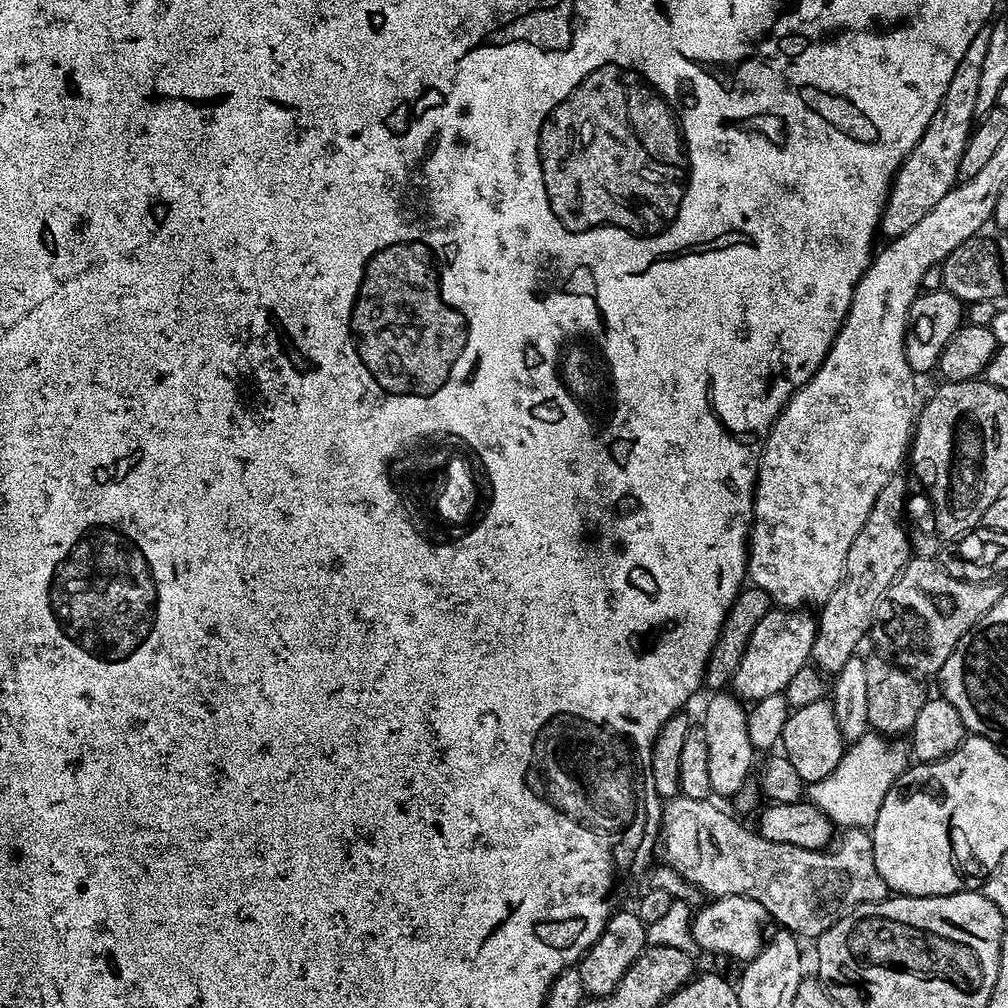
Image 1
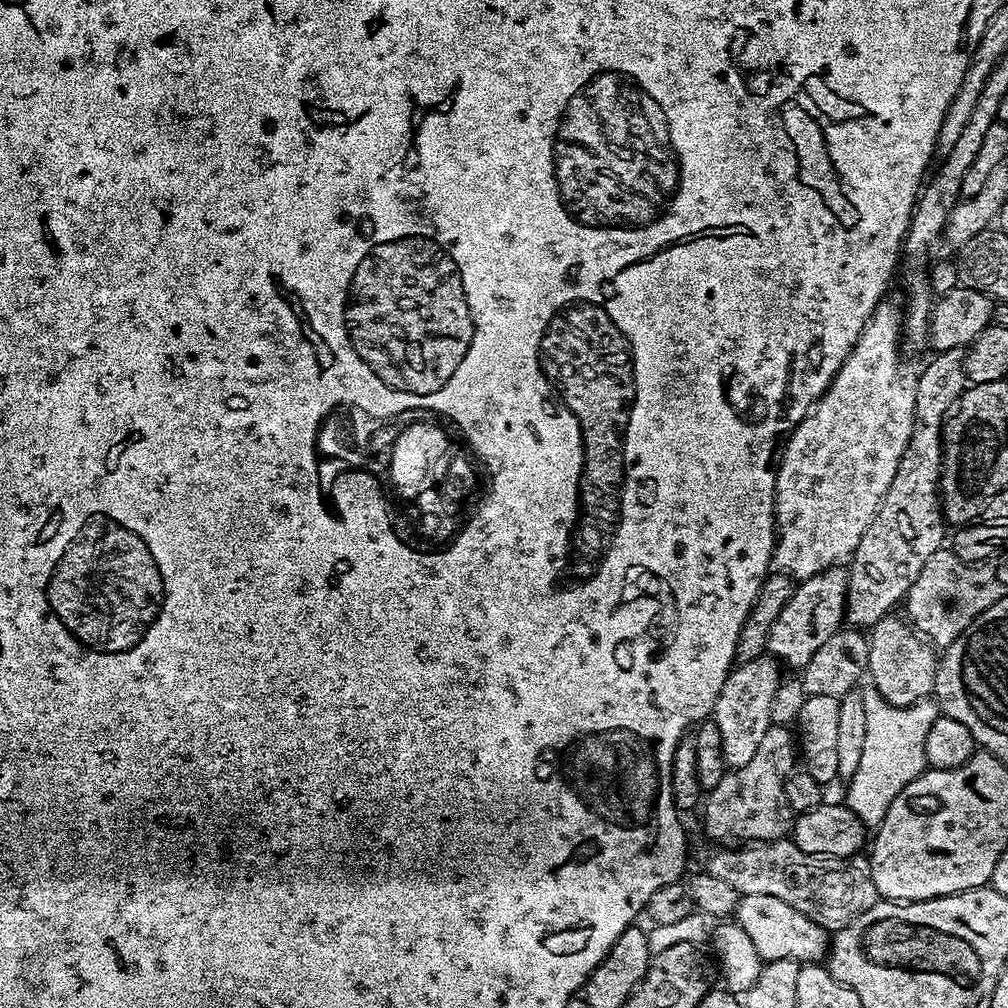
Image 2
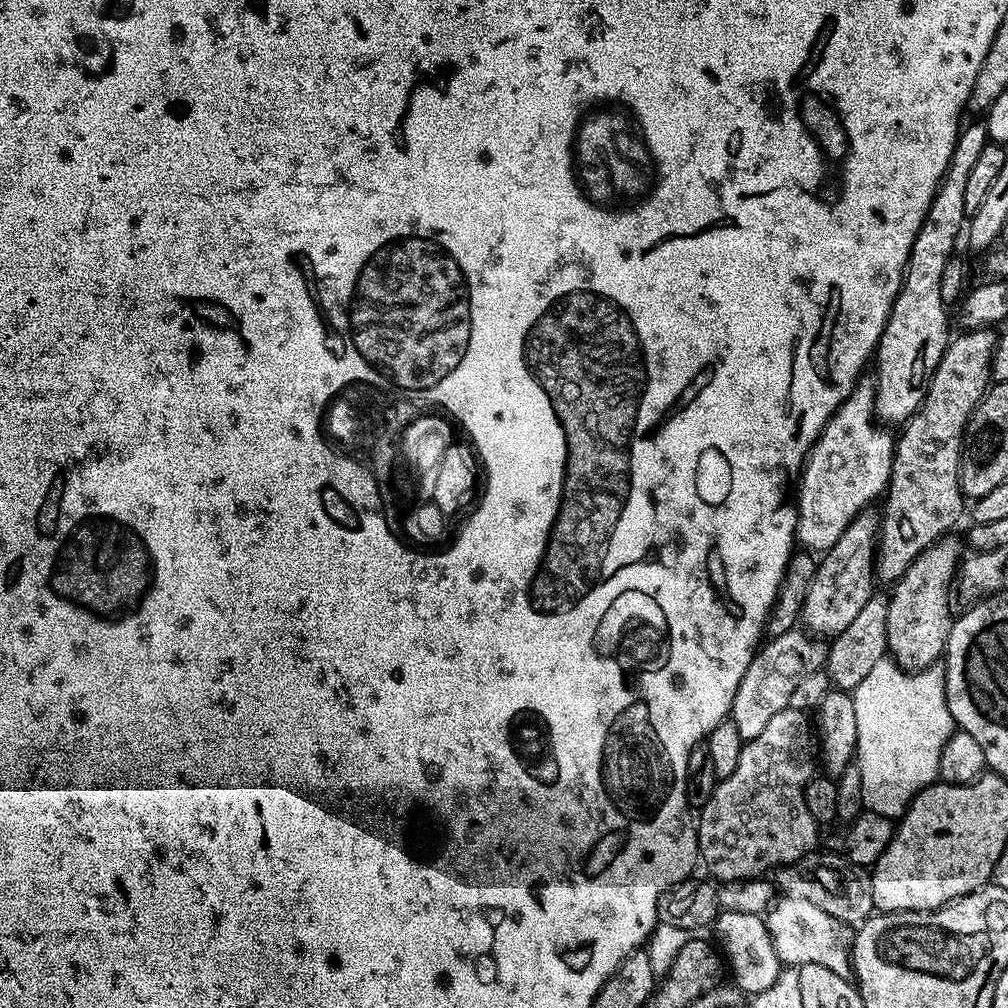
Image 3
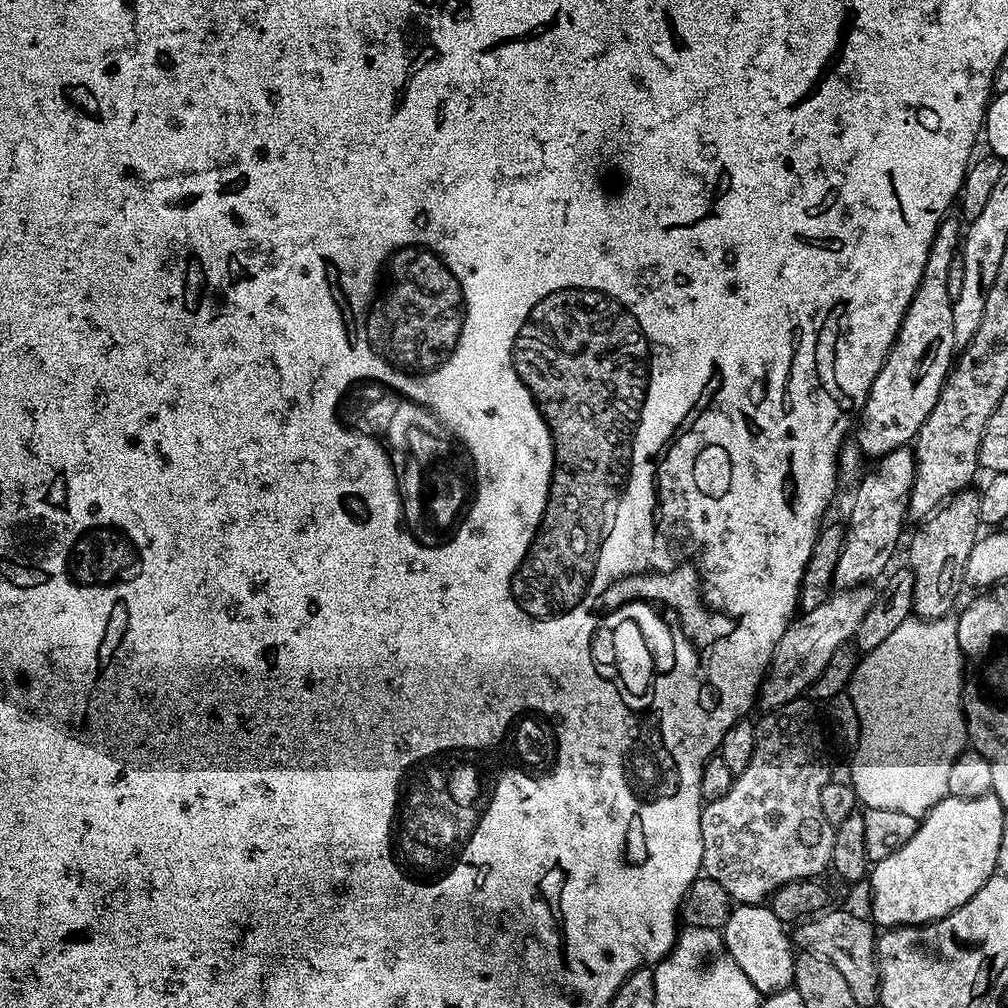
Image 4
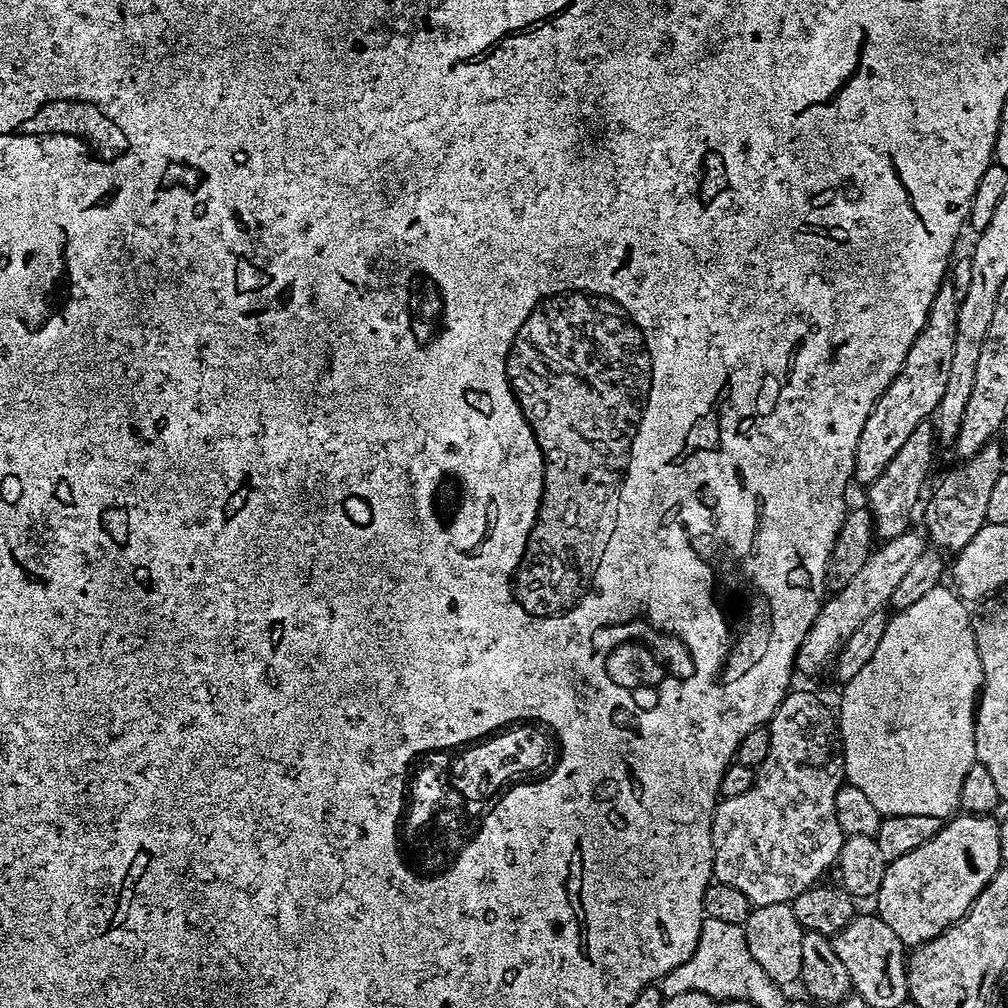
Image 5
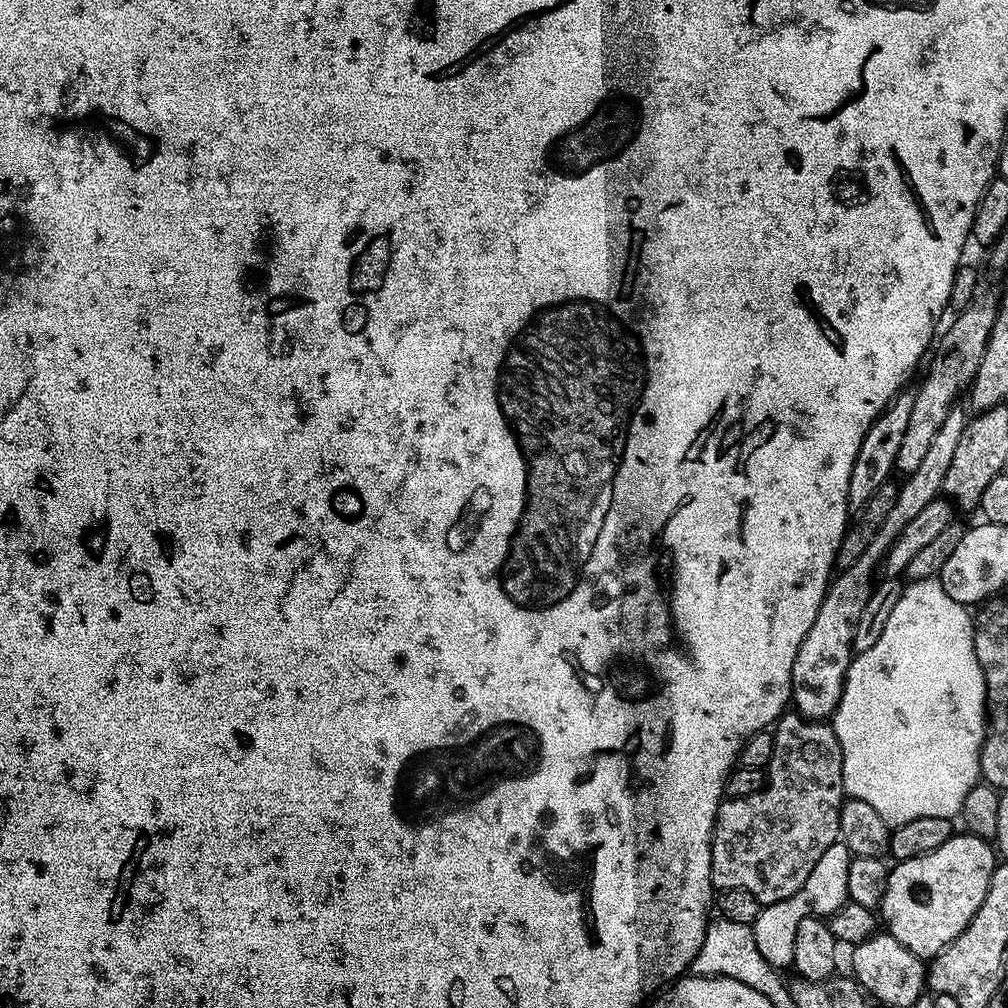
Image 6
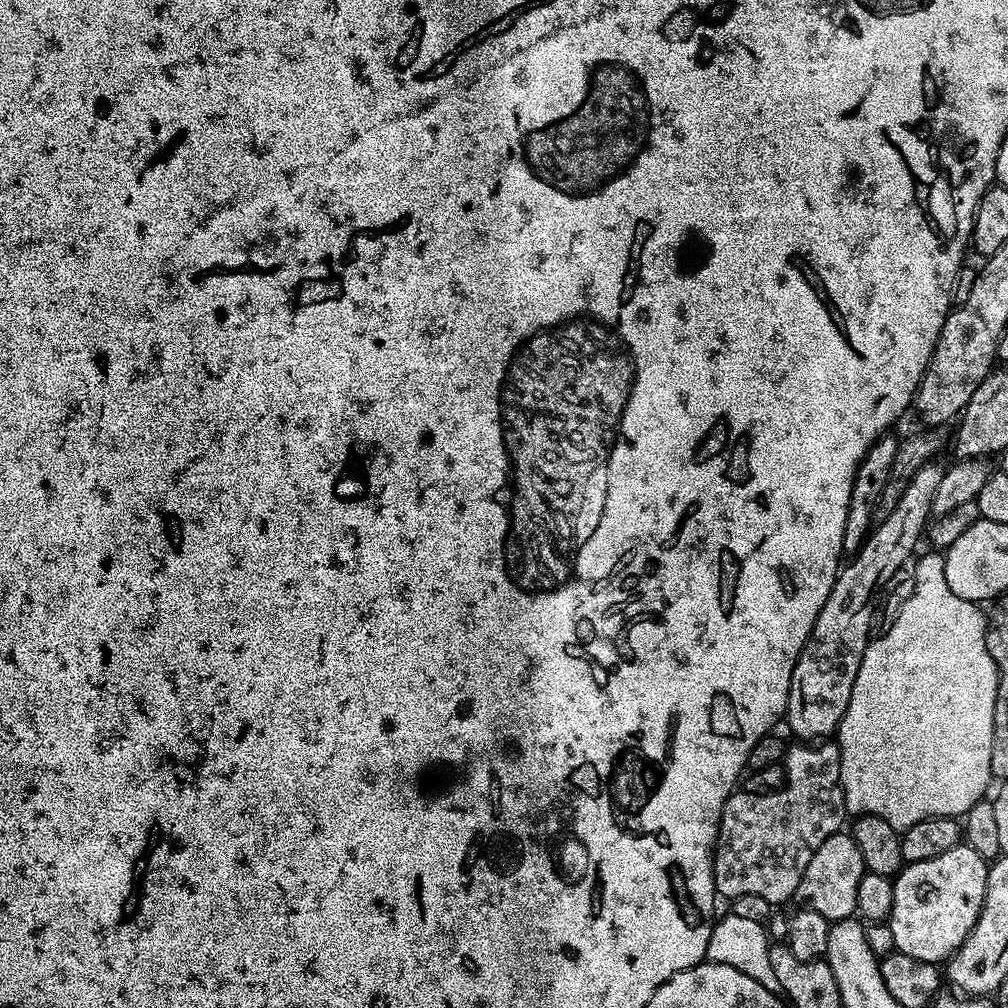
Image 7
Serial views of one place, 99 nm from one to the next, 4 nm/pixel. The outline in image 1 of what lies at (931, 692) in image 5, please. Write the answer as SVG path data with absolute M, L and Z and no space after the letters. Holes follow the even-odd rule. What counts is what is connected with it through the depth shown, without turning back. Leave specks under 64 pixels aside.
M869 730L864 736L845 747L844 757L829 776L821 780L813 780L807 785L806 796L811 804L822 809L835 825L840 827L841 824L841 829L863 828L868 830L878 818L878 810L882 810L882 802L886 798L886 794L895 786L897 778L904 773L904 769L909 767L909 764L910 752L905 745L903 748L895 739Z

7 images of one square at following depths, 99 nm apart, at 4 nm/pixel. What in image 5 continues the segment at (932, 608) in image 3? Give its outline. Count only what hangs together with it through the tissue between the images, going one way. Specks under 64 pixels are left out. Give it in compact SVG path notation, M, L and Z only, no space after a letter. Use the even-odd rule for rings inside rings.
M989 442L982 445L977 452L963 461L961 468L948 472L944 481L940 484L940 496L932 496L928 505L924 508L923 527L930 533L937 549L949 548L952 554L960 551L982 530L982 526L988 523L987 507L990 506L990 493L994 490L994 482L998 482L1000 476L1005 475L1004 452L996 445Z

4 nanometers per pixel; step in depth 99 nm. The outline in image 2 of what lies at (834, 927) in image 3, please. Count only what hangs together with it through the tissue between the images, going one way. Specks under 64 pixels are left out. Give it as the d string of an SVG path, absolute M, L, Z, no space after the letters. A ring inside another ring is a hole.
M766 894L746 895L739 899L735 910L736 923L748 934L760 959L764 962L796 960L800 963L820 962L830 947L830 934L801 911L796 911L780 898Z

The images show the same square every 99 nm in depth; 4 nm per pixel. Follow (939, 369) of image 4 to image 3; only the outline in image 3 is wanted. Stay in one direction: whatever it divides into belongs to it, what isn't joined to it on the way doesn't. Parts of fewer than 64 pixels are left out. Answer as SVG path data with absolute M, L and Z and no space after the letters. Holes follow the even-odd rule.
M965 123L961 127L946 174L940 179L940 188L934 194L930 210L926 210L924 224L914 238L908 265L904 267L904 281L900 283L894 306L882 330L880 345L874 353L876 418L885 425L903 425L915 412L919 412L928 389L928 379L934 374L950 342L950 308L944 304L939 293L939 282L947 260L957 251L956 239L961 238L966 228L966 217L969 215L966 194L974 184L970 178L972 167L978 163L989 143L987 123Z

